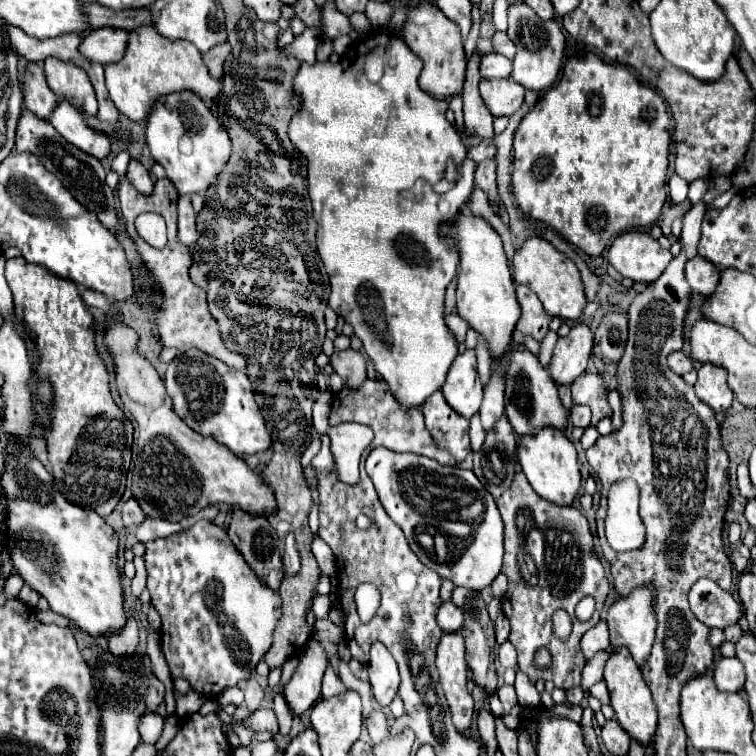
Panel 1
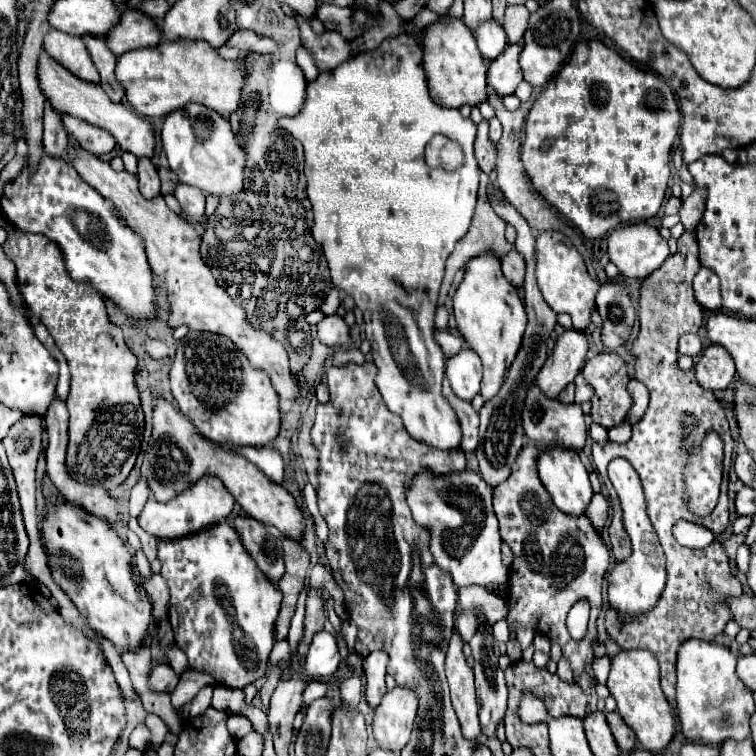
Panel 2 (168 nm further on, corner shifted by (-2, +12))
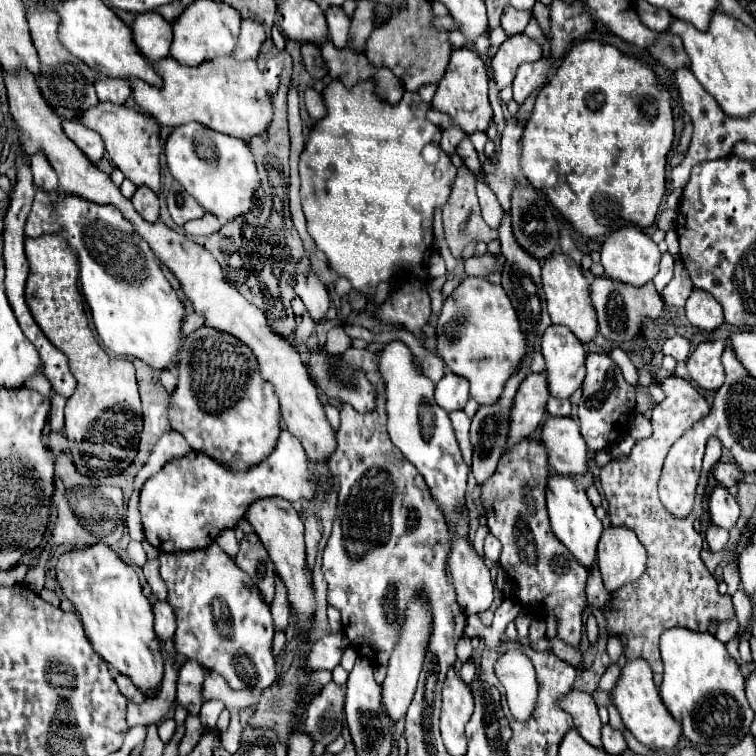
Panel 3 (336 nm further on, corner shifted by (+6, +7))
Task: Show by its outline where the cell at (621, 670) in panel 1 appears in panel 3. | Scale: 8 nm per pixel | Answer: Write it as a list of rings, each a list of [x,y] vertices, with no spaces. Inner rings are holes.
[[[629,661],[623,667],[623,675],[621,675],[619,683],[611,691],[611,697],[615,701],[617,711],[621,713],[623,725],[635,735],[637,741],[641,741],[647,747],[659,749],[659,751],[669,751],[679,743],[679,739],[681,739],[679,721],[675,721],[675,717],[671,717],[671,713],[667,713],[667,707],[663,705],[663,701],[659,697],[657,685],[653,683],[653,671],[647,665],[647,661]]]

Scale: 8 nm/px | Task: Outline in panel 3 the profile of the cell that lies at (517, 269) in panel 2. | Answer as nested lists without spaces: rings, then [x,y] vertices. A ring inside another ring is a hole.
[[[473,255],[473,257],[467,257],[465,259],[465,271],[467,271],[467,275],[489,275],[489,273],[493,273],[493,271],[497,271],[497,273],[501,273],[503,271],[503,257],[499,257],[499,259],[495,259],[495,257],[491,257],[491,255]]]

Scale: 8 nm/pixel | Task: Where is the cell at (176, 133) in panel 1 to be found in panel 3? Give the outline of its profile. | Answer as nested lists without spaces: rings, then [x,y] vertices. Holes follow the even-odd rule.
[[[187,123],[177,127],[167,139],[165,157],[171,175],[217,219],[227,223],[251,211],[261,181],[255,159],[245,141],[217,133],[199,123]]]

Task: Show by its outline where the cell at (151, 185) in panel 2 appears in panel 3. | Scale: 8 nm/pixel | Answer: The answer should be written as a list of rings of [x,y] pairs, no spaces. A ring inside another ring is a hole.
[[[137,187],[135,195],[133,195],[133,205],[135,209],[141,213],[141,217],[149,223],[155,223],[159,219],[159,199],[157,195],[147,189],[147,187]]]

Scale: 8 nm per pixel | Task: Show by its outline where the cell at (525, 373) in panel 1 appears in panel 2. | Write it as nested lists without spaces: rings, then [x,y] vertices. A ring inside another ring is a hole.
[[[535,382],[529,386],[527,396],[525,396],[523,430],[537,444],[561,442],[573,450],[581,450],[585,446],[585,438],[587,438],[587,426],[585,426],[585,416],[583,416],[581,406],[579,404],[563,404],[559,400],[551,400],[549,396],[543,396],[543,392],[539,392],[539,386]]]

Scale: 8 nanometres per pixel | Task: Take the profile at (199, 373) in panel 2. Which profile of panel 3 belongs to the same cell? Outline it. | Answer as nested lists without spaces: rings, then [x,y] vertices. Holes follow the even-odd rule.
[[[201,327],[195,333],[183,339],[181,355],[179,355],[179,385],[169,401],[169,421],[175,431],[179,431],[193,451],[205,453],[207,457],[215,459],[217,463],[243,471],[247,467],[259,465],[269,457],[269,453],[277,445],[277,437],[281,433],[281,417],[279,417],[279,399],[267,381],[263,381],[255,355],[247,345],[231,337],[229,333]]]

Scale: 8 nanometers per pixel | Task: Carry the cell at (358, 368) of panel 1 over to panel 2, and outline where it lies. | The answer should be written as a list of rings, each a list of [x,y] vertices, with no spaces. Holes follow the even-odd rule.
[[[339,314],[325,316],[325,320],[321,320],[317,324],[317,332],[319,332],[319,340],[329,348],[351,344],[349,326],[343,322],[343,318]]]

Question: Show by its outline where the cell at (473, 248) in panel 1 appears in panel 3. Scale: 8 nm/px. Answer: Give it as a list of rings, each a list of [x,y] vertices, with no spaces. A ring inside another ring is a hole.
[[[465,277],[443,303],[435,349],[455,375],[469,381],[471,397],[479,405],[491,405],[499,401],[507,377],[521,367],[527,341],[523,339],[517,311],[503,287],[489,283],[485,277]]]

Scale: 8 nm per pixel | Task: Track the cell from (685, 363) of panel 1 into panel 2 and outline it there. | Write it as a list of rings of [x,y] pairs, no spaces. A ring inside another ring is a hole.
[[[683,334],[679,338],[679,354],[687,354],[687,356],[697,356],[701,352],[701,338],[697,334]]]

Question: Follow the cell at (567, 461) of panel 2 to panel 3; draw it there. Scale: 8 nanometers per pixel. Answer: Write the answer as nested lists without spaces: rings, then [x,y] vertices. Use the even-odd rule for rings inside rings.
[[[553,473],[549,487],[547,487],[547,511],[551,517],[551,527],[553,527],[555,537],[571,551],[571,555],[579,561],[579,565],[591,571],[595,565],[597,543],[603,531],[603,525],[597,519],[595,509],[589,503],[587,493],[581,487],[581,483],[577,483],[575,477],[559,477],[557,473]]]

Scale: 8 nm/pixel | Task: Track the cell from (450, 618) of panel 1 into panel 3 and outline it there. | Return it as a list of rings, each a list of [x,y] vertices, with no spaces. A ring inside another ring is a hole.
[[[461,637],[459,645],[457,645],[457,657],[459,657],[461,663],[471,661],[471,657],[473,657],[473,647],[471,647],[471,639],[469,639],[469,637]]]

